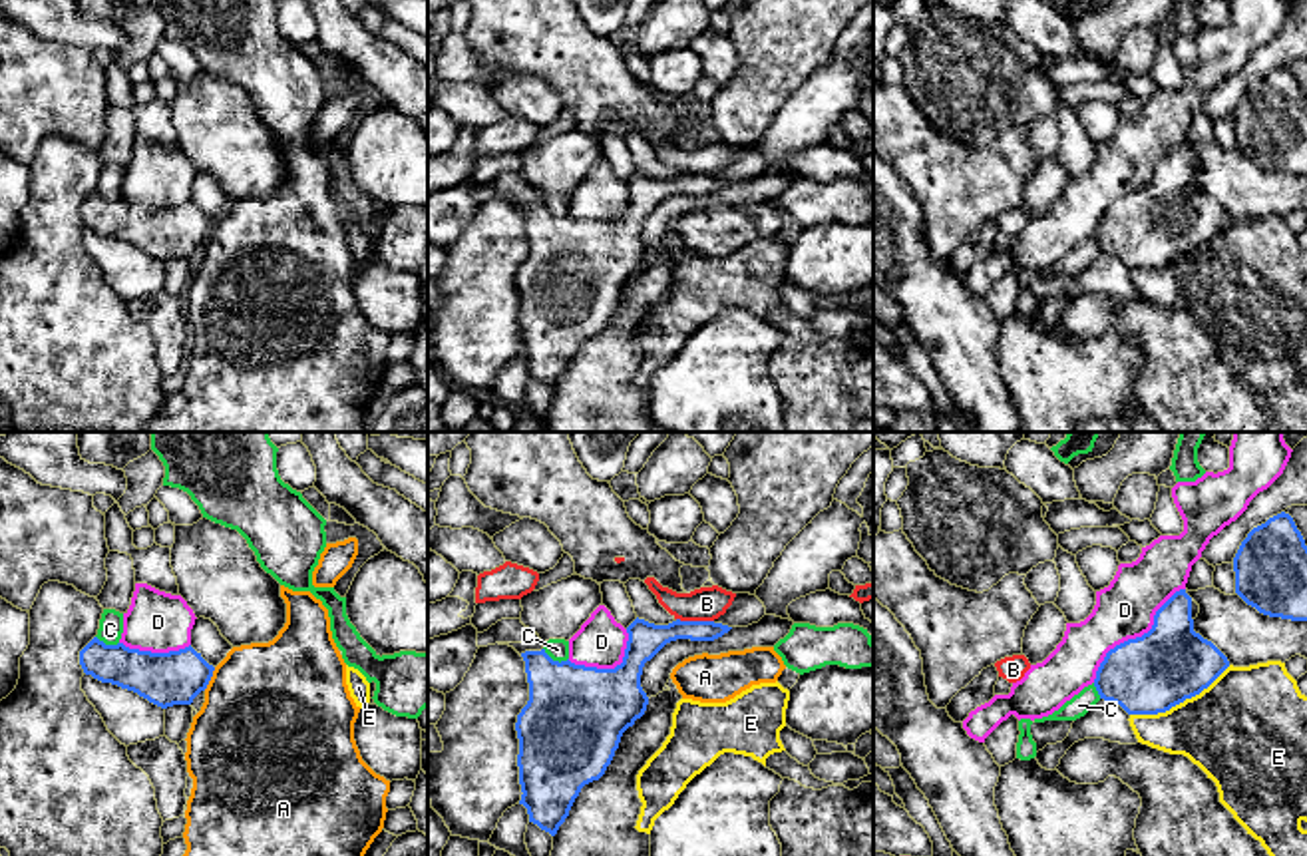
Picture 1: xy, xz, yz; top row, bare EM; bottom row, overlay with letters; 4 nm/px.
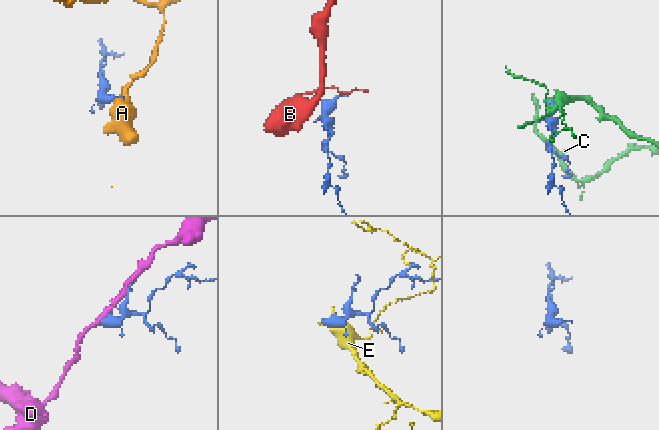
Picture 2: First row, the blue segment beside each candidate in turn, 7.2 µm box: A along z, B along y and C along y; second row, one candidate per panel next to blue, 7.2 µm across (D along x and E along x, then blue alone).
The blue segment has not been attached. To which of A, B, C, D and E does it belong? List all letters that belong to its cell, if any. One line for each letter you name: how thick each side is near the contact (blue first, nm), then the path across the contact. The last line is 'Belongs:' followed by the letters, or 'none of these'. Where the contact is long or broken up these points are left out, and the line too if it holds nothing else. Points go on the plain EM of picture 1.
Belongs: none of these

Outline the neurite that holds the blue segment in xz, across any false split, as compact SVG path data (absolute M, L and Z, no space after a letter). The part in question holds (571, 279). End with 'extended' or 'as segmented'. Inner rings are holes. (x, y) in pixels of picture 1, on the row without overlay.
M637 171L627 181L625 211L615 223L575 219L569 213L553 215L545 207L543 197L499 197L513 201L523 211L529 237L529 255L515 277L519 338L523 346L519 358L527 362L529 376L555 390L581 342L605 328L623 287L647 265L649 251L641 241L647 215L670 195L714 195L730 183L714 175L676 173L668 179L654 179Z | extended

